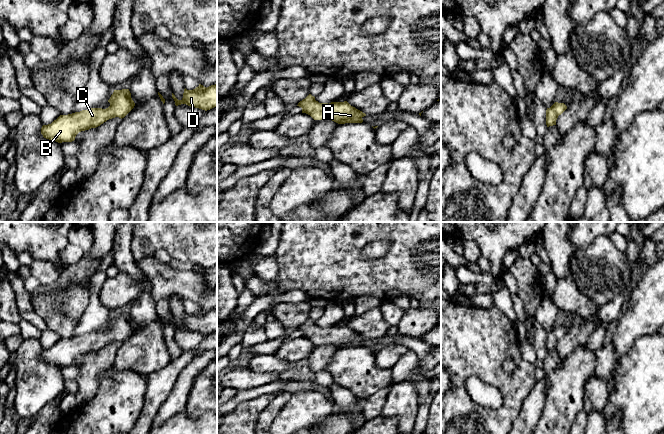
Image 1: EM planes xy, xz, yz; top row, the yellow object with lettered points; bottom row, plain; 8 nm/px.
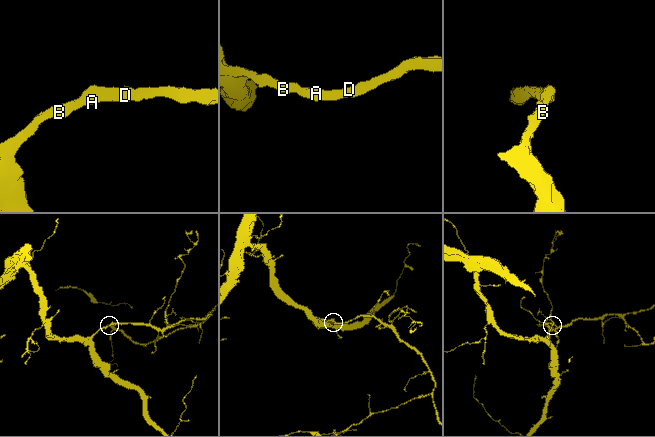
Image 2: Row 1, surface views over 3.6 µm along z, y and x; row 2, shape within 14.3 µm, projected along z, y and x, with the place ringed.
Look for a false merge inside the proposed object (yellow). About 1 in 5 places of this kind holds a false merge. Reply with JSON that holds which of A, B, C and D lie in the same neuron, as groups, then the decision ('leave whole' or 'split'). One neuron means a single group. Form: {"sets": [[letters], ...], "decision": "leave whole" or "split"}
{"sets": [["A", "B", "C", "D"]], "decision": "leave whole"}

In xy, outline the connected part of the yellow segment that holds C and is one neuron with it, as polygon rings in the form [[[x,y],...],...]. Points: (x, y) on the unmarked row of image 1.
[[[129,313],[114,314],[108,326],[110,327],[110,330],[106,333],[91,332],[88,334],[82,334],[80,336],[75,336],[68,339],[60,339],[51,348],[43,349],[41,352],[41,358],[44,362],[56,365],[58,367],[72,366],[75,364],[75,361],[79,356],[89,354],[91,352],[96,352],[104,346],[106,346],[107,344],[115,341],[119,341],[122,343],[135,330],[135,327],[131,322],[131,317]]]

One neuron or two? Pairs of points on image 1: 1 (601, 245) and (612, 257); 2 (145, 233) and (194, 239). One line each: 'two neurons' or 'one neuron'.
1: one neuron
2: one neuron

